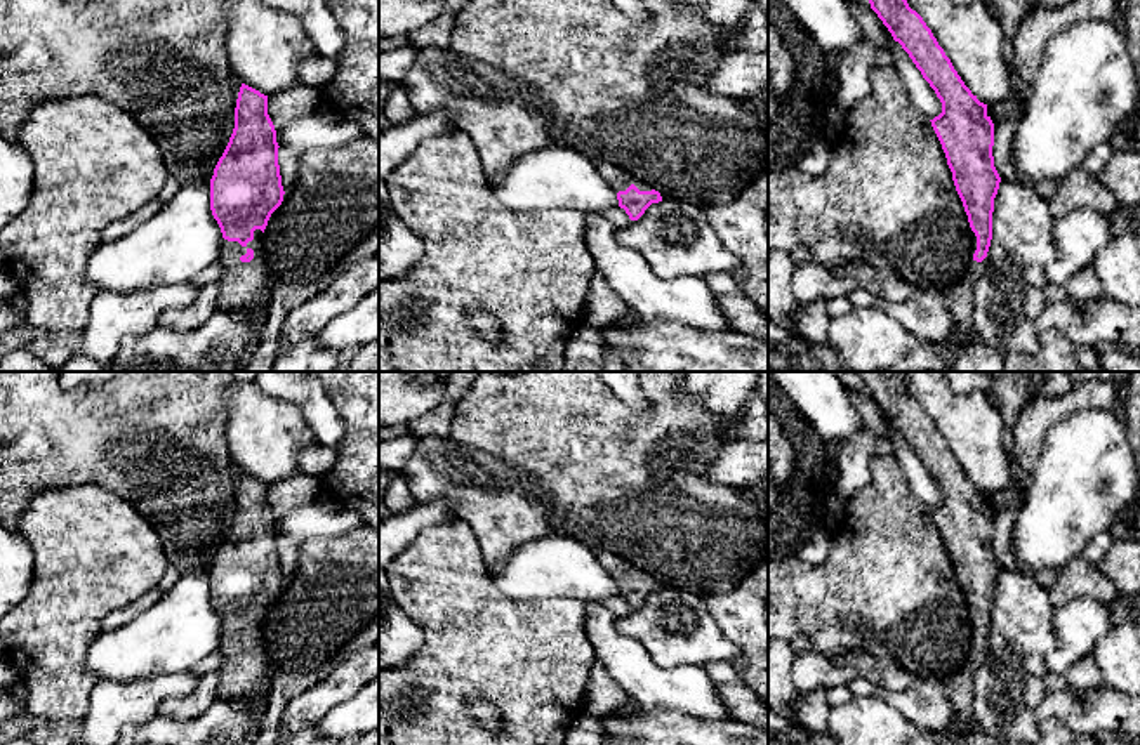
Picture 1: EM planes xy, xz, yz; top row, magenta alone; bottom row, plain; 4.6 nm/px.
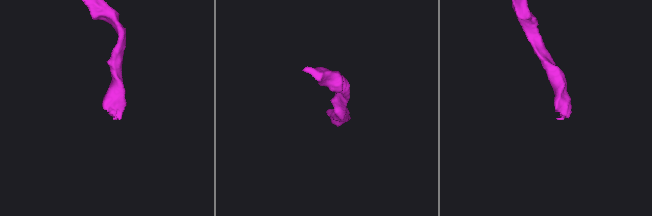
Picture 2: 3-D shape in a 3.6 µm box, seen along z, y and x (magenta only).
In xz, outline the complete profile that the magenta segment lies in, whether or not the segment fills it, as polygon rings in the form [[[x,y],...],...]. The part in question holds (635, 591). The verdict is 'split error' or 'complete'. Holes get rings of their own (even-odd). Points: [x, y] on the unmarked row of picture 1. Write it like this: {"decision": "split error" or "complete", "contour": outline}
{"decision": "split error", "contour": [[[598,551],[596,559],[615,578],[619,596],[631,610],[638,610],[652,592],[662,590],[660,582],[650,573],[610,551]]]}

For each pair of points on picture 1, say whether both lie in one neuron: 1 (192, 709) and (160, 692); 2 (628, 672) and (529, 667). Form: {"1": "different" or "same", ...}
{"1": "different", "2": "different"}

